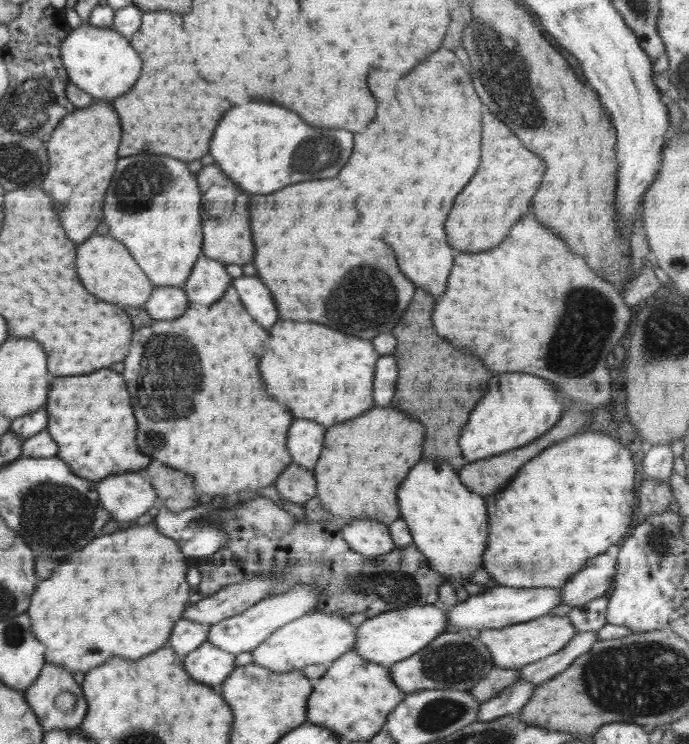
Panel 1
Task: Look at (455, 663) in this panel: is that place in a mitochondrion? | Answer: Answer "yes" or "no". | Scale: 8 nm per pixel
yes

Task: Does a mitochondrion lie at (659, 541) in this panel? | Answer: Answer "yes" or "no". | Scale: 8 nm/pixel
yes

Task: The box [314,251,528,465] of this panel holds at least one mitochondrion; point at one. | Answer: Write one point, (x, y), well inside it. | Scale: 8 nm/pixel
(349, 305)

